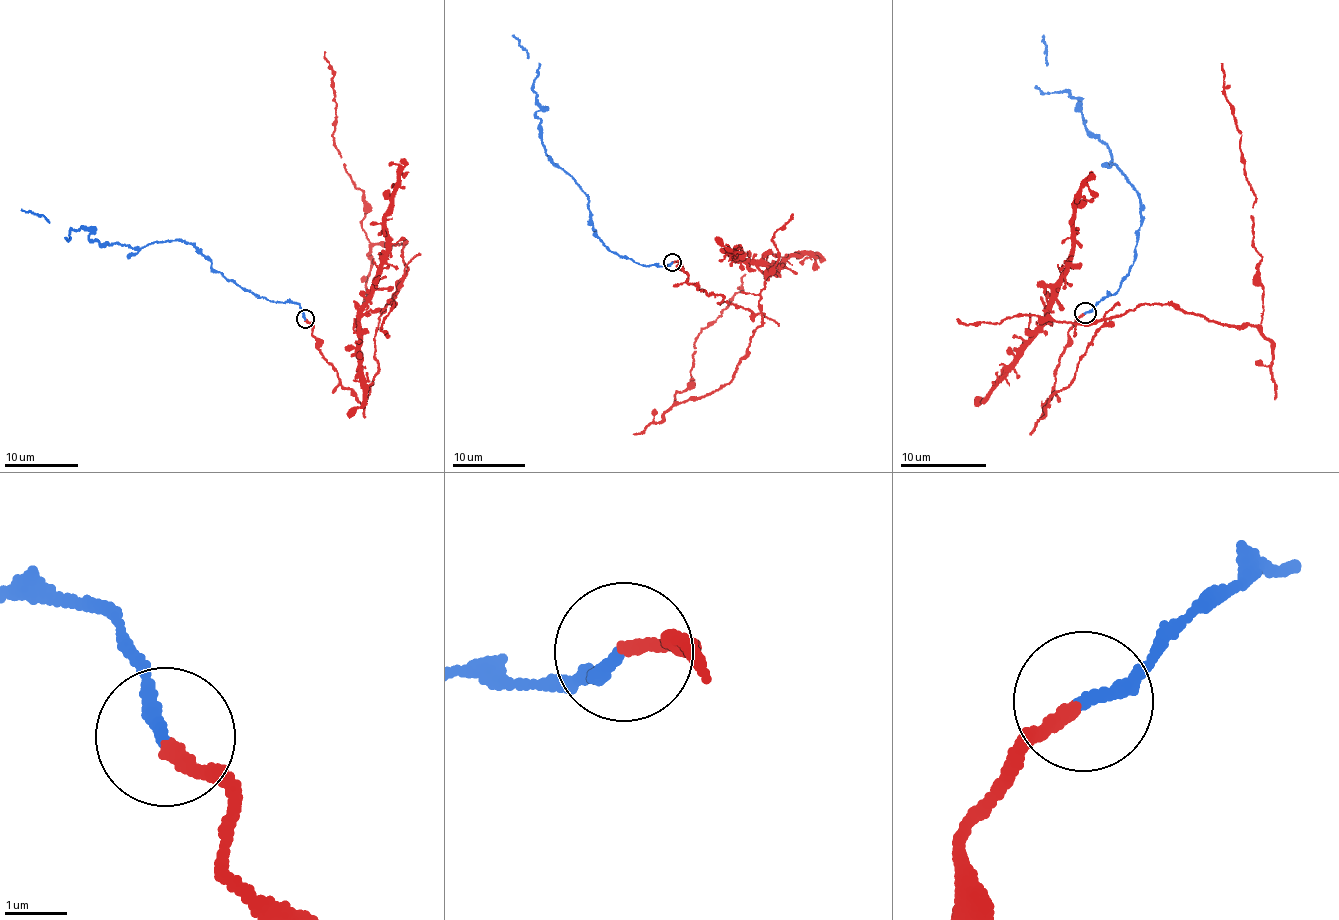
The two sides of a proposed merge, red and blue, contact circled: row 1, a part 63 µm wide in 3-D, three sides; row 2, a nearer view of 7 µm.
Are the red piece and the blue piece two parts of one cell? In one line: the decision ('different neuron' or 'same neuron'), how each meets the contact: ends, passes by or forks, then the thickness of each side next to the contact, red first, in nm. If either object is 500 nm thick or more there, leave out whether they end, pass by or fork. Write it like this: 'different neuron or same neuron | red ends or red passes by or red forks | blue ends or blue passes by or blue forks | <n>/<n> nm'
same neuron | red ends | blue ends | 200/200 nm

